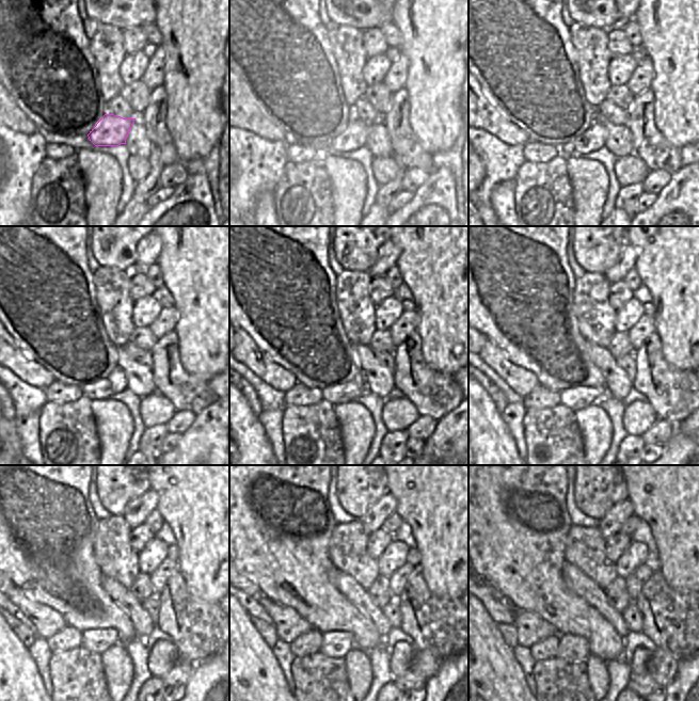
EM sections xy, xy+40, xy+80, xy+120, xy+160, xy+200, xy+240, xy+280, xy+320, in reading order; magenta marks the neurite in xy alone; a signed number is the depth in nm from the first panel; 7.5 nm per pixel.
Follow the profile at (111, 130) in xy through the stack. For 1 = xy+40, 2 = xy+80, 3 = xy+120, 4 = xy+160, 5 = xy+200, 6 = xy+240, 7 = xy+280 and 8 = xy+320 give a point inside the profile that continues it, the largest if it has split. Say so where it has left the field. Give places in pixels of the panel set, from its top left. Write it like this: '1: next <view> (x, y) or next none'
1: next xy+40 (354, 136)
2: next xy+80 (593, 139)
3: next xy+120 (104, 389)
4: next xy+160 (335, 395)
5: next xy+200 (575, 398)
6: next xy+240 (97, 640)
7: next xy+280 (336, 643)
8: next xy+320 (571, 647)

